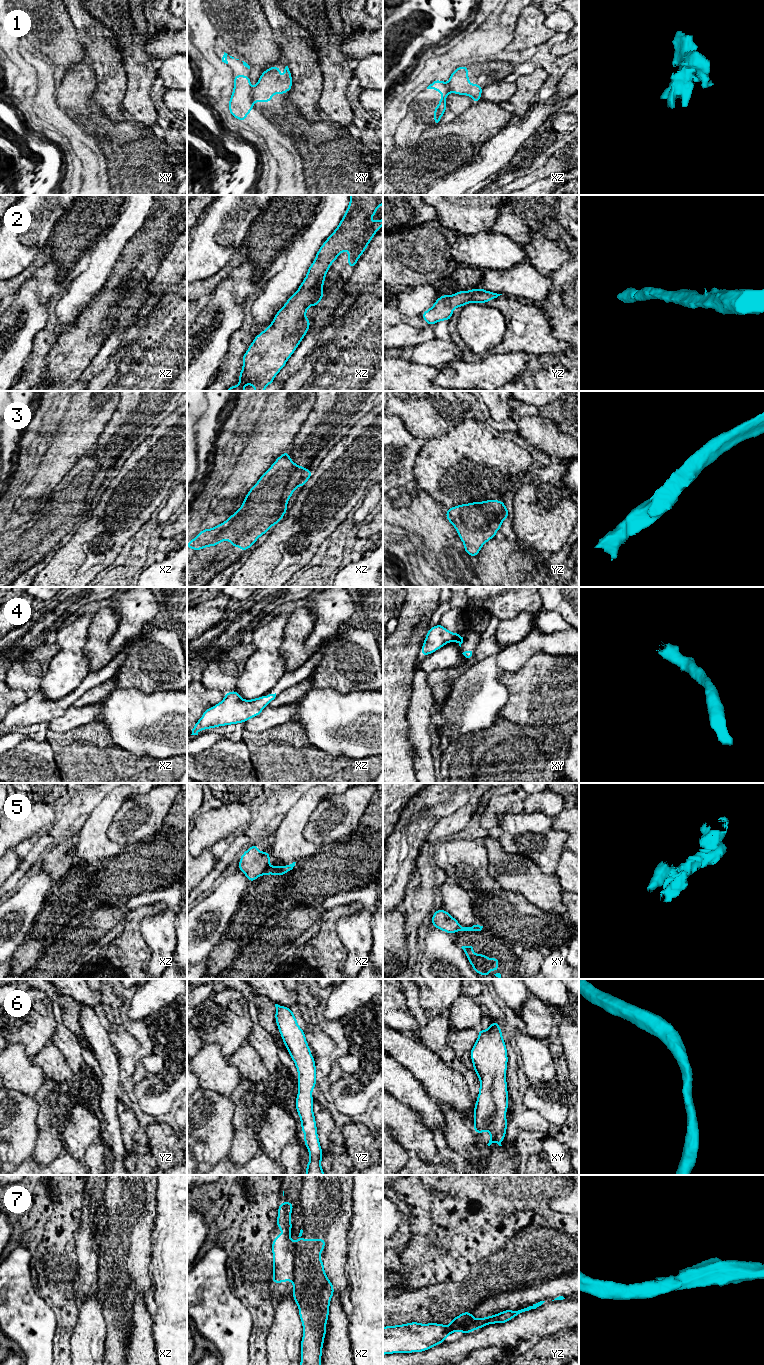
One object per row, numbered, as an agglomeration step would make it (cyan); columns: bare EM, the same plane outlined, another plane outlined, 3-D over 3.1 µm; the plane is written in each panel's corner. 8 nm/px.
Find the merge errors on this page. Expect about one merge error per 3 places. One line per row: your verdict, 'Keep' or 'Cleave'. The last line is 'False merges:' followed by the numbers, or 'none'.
1: Cleave
2: Keep
3: Keep
4: Keep
5: Cleave
6: Keep
7: Cleave
False merges: 1, 5, 7

